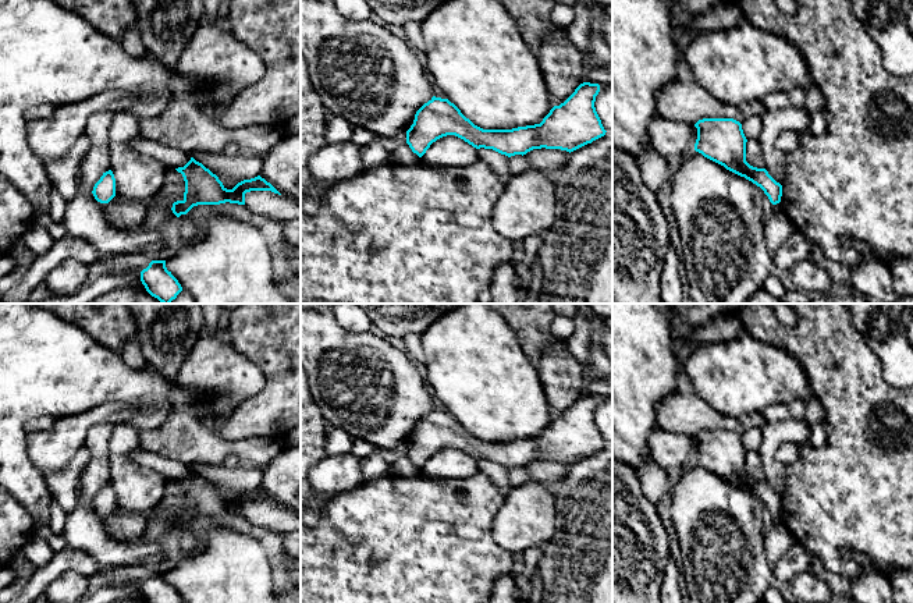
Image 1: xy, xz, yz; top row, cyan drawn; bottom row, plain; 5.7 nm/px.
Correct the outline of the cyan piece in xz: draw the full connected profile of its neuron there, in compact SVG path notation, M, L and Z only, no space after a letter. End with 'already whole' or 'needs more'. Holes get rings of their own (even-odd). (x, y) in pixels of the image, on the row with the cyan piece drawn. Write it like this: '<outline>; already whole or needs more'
M583 82L564 103L554 106L540 124L512 130L483 130L448 99L433 96L416 111L406 131L406 143L419 157L433 142L447 135L508 157L541 148L571 153L607 132L594 107L598 92L598 84Z; already whole

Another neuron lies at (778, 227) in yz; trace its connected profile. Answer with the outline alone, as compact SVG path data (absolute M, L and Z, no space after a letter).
M774 205L770 216L765 219L764 242L768 252L771 255L775 253L793 230L795 227L782 212L781 205Z

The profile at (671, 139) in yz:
M657 116L649 124L649 136L653 150L674 162L693 150L697 128L688 123Z

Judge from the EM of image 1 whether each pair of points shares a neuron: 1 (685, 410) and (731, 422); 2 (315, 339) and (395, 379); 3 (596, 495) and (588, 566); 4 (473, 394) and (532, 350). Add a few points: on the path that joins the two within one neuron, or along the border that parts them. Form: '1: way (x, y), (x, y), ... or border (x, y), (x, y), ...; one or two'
1: way (696, 415), (720, 422); one
2: way (334, 355), (358, 379), (376, 379); one
3: way (596, 513), (596, 547); one
4: border (508, 326), (521, 348), (535, 362); two

